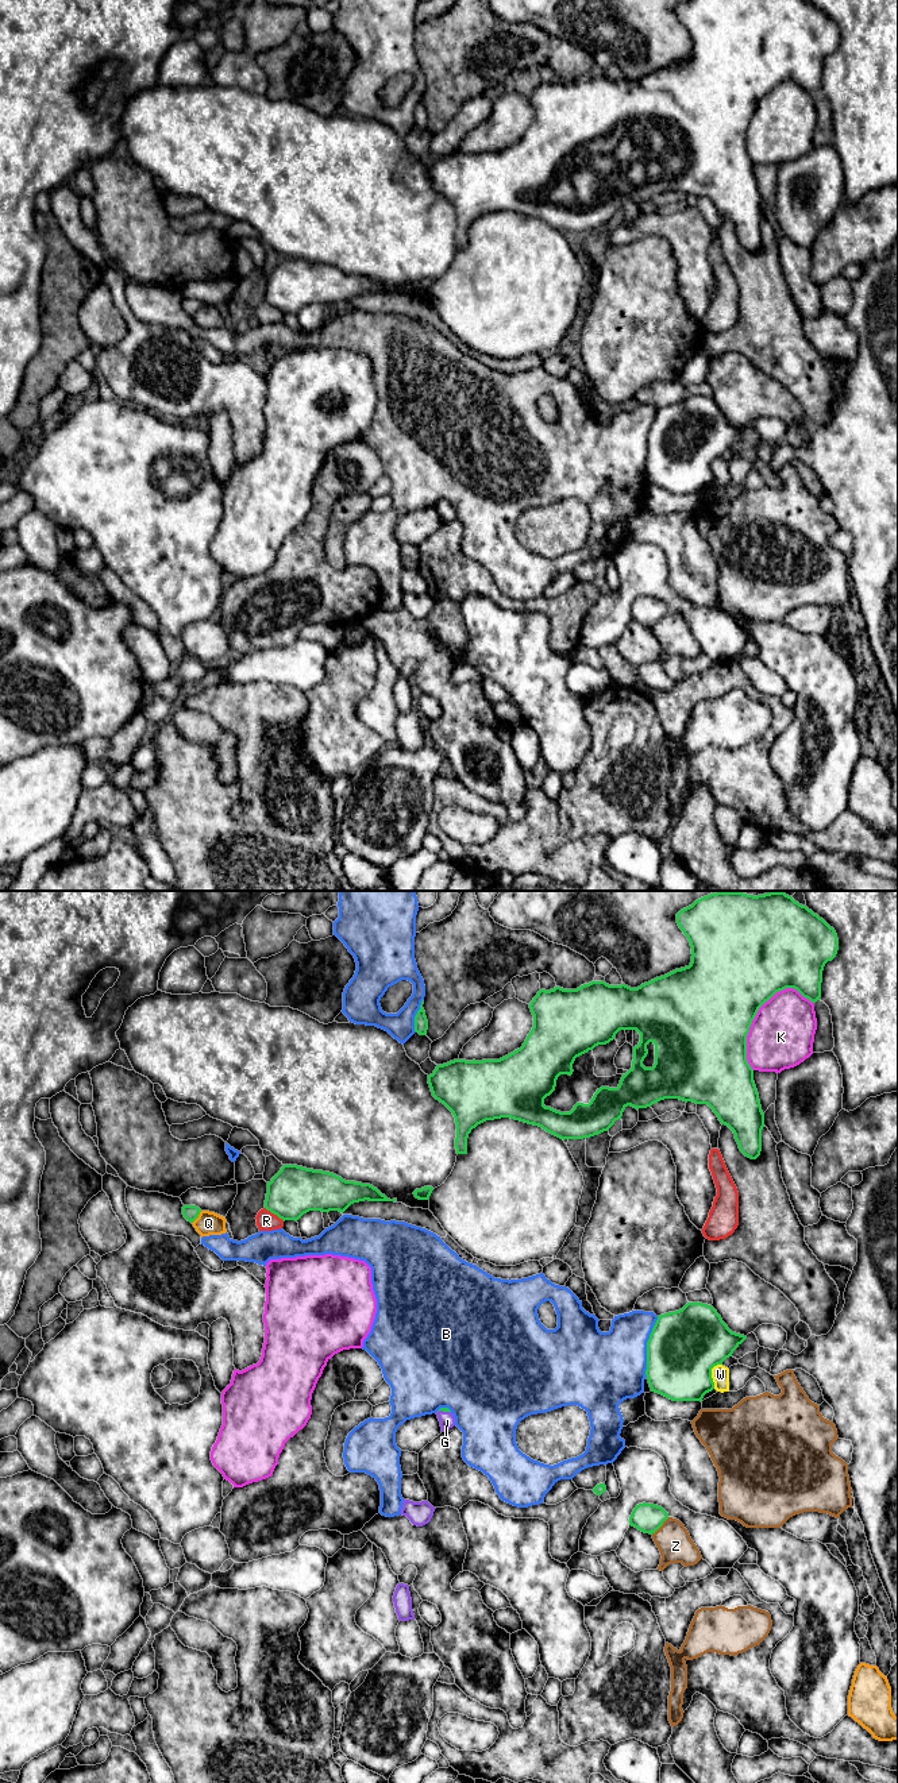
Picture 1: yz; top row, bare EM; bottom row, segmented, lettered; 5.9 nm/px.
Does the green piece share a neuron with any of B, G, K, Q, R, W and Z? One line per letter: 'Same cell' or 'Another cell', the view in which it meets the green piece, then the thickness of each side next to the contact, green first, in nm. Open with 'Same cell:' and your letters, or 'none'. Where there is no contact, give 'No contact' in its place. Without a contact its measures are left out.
Same cell: G
B: Another cell. Touches green in yz. Thickness 420 nm (green) against 420 nm
G: Same cell. Touches green in yz. Thickness 30 nm (green) against 90 nm
K: Another cell. Touches green in yz. Thickness 500 nm (green) against 380 nm
Q: Another cell. Touches green in yz. Thickness 100 nm (green) against 140 nm
R: Another cell. Touches green in yz. Thickness 300 nm (green) against 120 nm
W: Another cell. Touches green in yz. Thickness 420 nm (green) against 110 nm
Z: Another cell. Touches green in yz. Thickness 180 nm (green) against 200 nm

